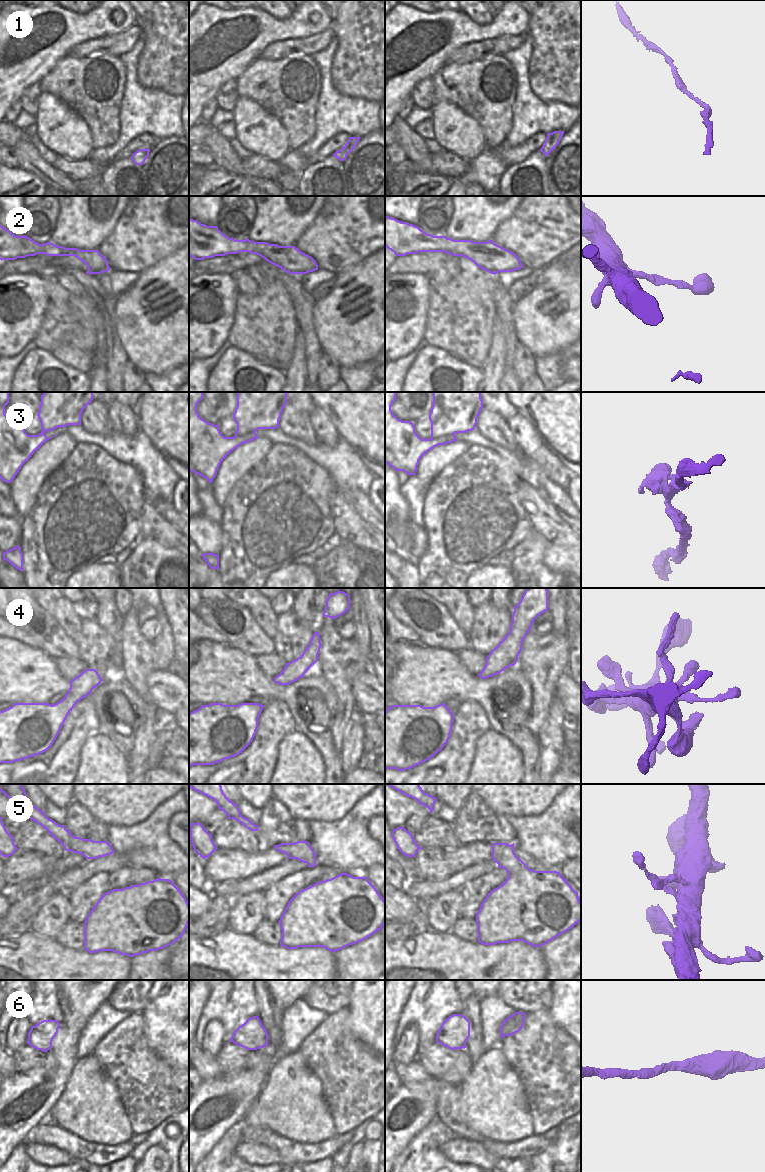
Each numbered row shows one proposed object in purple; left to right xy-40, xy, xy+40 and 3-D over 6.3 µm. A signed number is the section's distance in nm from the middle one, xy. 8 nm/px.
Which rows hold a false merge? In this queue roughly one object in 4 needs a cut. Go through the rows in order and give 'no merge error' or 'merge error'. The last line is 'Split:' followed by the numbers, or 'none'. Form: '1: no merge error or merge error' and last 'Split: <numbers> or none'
1: no merge error
2: no merge error
3: no merge error
4: no merge error
5: no merge error
6: no merge error
Split: none

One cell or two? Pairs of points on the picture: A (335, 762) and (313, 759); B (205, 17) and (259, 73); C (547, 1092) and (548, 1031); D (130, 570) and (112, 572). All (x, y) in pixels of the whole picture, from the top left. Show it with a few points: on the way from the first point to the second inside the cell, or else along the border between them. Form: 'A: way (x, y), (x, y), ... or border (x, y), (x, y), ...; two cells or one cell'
A: border (310, 740), (321, 756), (324, 773); two cells
B: border (258, 56), (236, 78); two cells
C: way (548, 1077), (548, 1046); one cell
D: border (118, 567), (121, 577); two cells

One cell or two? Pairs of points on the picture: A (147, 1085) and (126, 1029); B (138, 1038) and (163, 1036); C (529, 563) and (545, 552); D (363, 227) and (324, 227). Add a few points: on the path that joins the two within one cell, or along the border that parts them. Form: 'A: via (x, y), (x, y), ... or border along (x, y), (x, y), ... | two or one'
A: via (136, 1071), (126, 1060), (126, 1043) | one
B: border along (141, 1014), (145, 1025), (145, 1040), (158, 1057) | two
C: border along (525, 550), (534, 550), (552, 570), (557, 572) | two
D: via (353, 226), (334, 227) | one

